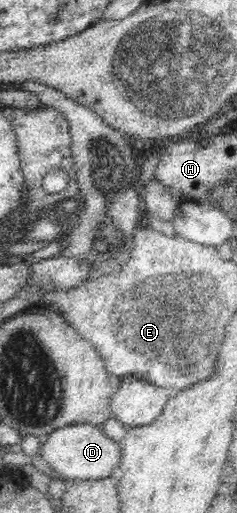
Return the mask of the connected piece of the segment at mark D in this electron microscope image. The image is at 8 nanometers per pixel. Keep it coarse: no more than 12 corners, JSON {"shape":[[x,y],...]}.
{"shape":[[100,426],[58,427],[38,453],[64,480],[110,478],[122,445]]}

